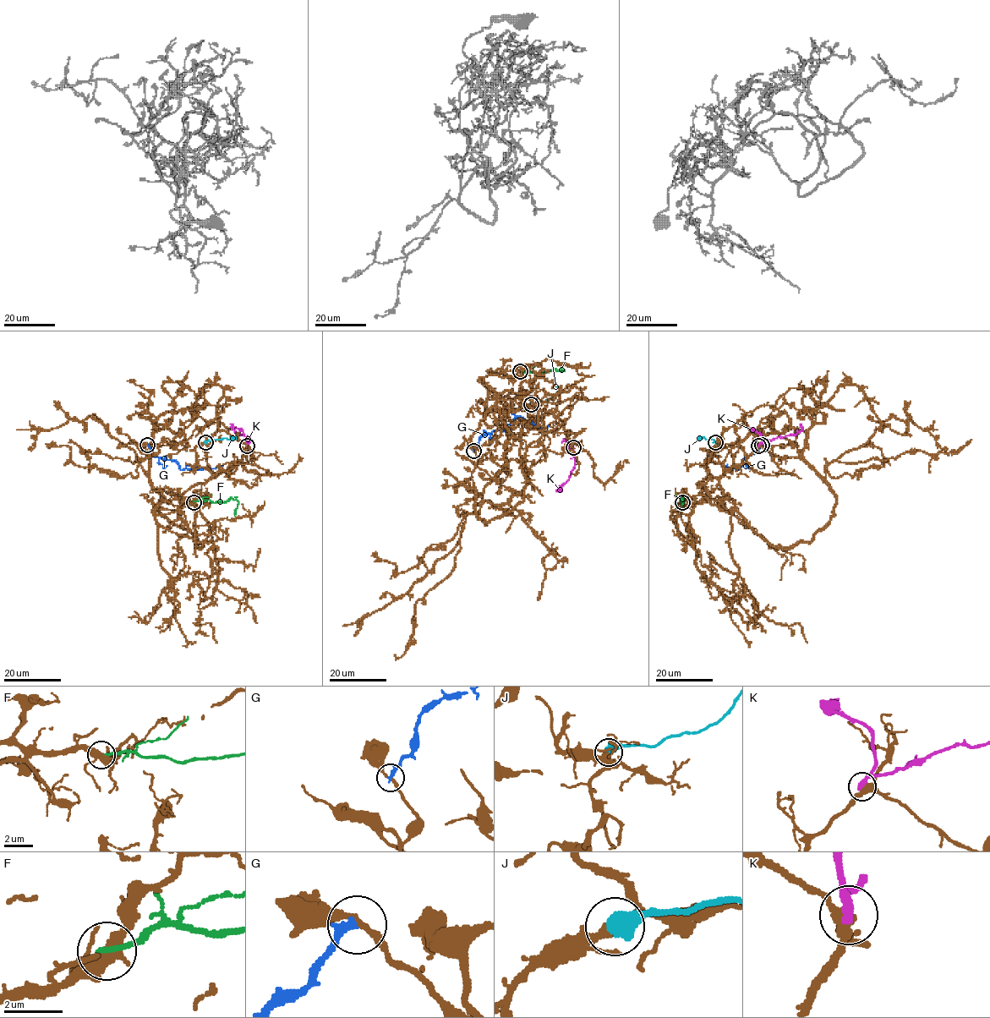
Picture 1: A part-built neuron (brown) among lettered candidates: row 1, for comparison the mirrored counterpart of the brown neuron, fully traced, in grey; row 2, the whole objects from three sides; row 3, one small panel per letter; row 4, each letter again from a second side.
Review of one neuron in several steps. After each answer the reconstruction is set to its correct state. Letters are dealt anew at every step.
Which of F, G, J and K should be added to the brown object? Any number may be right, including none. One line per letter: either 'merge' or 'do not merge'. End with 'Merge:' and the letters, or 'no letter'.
F: do not merge
G: do not merge
J: do not merge
K: do not merge
Merge: no letter

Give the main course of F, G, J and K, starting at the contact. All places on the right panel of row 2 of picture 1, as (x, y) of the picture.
F: (683, 502), (682, 499), (680, 516)
G: (762, 445), (757, 451), (741, 460), (742, 465), (736, 469), (730, 468), (740, 467), (736, 466)
J: (716, 442), (711, 438), (697, 437)
K: (758, 446), (795, 434), (801, 429), (801, 424)

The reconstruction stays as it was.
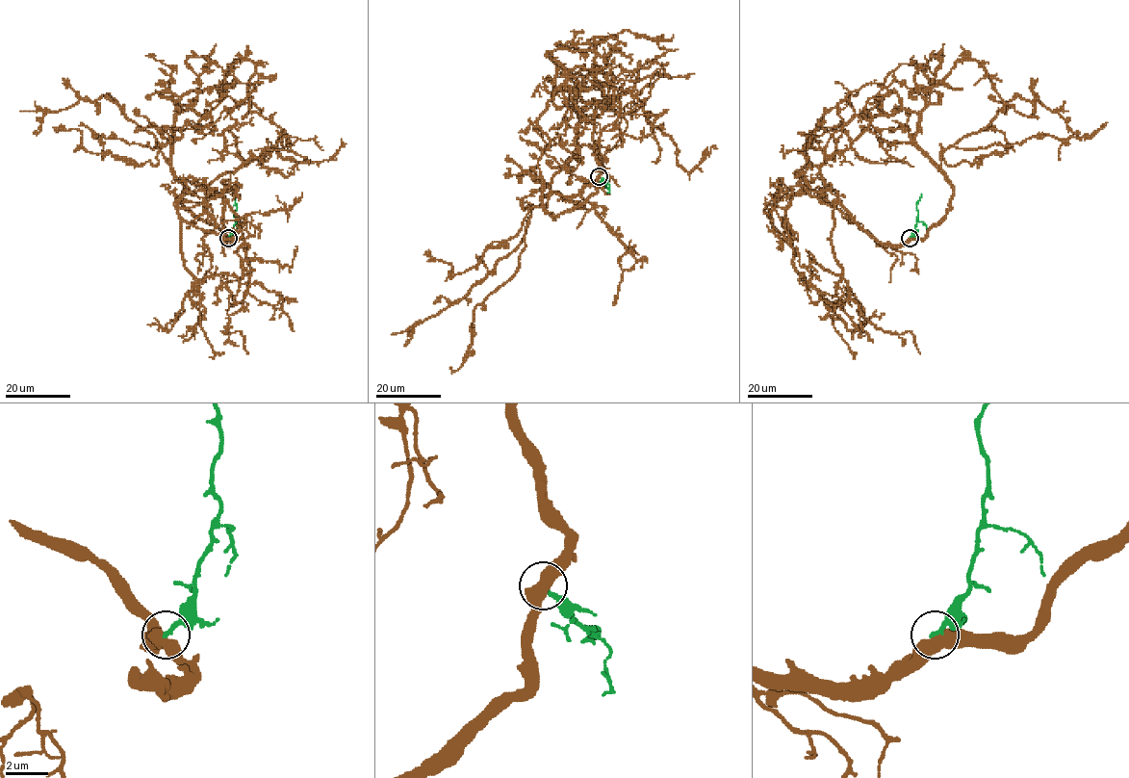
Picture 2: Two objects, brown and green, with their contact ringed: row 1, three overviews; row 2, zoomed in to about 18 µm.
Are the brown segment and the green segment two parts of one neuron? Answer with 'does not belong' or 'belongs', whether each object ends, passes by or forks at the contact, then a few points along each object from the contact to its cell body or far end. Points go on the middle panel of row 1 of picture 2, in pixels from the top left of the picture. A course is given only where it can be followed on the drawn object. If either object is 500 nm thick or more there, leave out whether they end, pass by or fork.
does not belong; brown runs (599, 175), (597, 192), (554, 218), (542, 202), (543, 181), (561, 196), (582, 196), (625, 245), (613, 304); green runs (599, 175), (607, 183), (606, 188)

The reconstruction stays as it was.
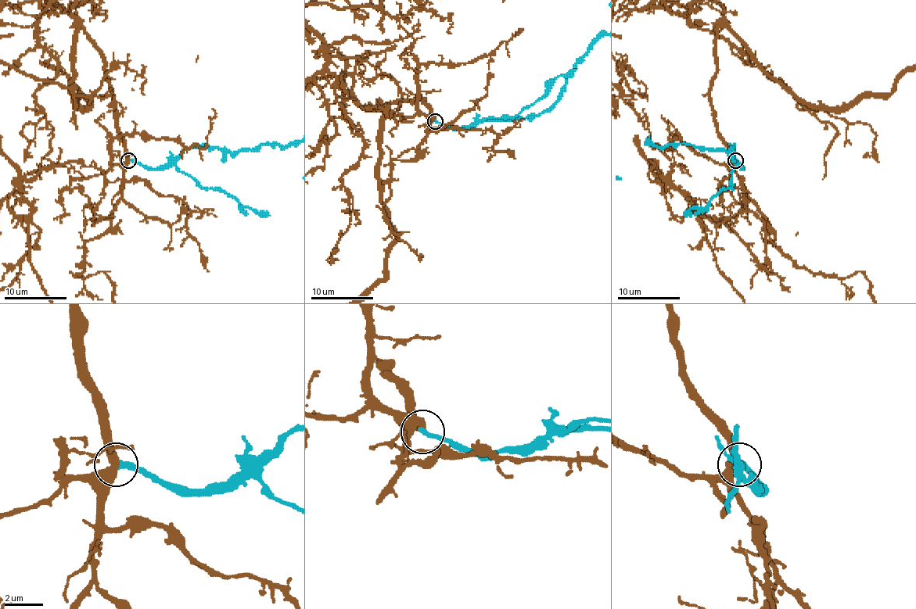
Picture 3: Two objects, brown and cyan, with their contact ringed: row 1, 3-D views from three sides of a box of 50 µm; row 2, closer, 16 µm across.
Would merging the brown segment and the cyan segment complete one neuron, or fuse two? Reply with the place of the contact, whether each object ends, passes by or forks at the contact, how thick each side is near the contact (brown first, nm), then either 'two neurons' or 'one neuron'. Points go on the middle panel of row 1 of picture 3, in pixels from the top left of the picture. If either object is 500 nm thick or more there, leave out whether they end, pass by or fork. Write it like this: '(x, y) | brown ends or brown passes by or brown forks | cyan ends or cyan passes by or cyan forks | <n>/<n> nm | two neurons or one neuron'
(435, 121) | brown passes by | cyan ends | 400/320 nm | two neurons

